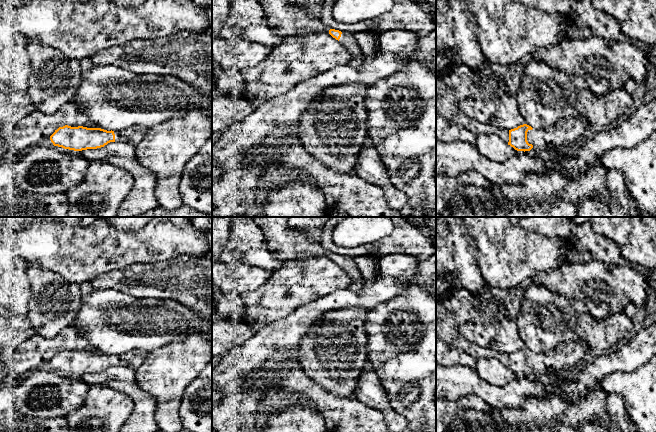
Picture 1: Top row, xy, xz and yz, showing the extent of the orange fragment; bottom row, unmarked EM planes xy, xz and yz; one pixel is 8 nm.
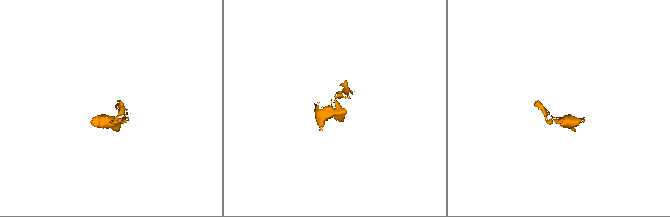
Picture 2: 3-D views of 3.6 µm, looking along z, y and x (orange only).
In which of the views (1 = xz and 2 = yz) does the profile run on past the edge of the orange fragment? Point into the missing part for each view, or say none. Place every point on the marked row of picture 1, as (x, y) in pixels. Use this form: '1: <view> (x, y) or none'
1: xz (348, 40)
2: yz (559, 139)

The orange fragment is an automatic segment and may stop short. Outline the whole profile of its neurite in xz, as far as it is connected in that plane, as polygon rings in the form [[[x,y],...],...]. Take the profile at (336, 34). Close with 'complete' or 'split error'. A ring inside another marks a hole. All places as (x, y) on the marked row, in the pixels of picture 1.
[[[330,29],[329,34],[333,38],[338,40],[344,47],[346,47],[354,55],[352,61],[349,62],[348,64],[351,66],[354,66],[356,68],[359,68],[359,66],[365,56],[361,52],[361,50],[357,44],[357,41],[354,37],[354,34],[341,32],[341,31],[335,30],[335,29]]]; split error

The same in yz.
[[[437,76],[436,114],[440,114],[447,120],[467,128],[477,136],[480,134],[496,134],[517,151],[524,151],[531,156],[536,156],[543,159],[553,159],[555,163],[558,163],[558,157],[569,156],[572,151],[585,139],[584,133],[588,130],[592,130],[589,122],[581,114],[578,116],[573,115],[571,117],[562,118],[544,129],[534,129],[527,124],[523,124],[517,128],[507,130],[488,124],[482,124],[479,121],[468,117],[460,109],[459,101],[455,97],[453,91],[448,86],[446,86]]]; split error

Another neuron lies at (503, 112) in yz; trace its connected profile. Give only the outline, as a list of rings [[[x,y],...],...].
[[[514,94],[490,99],[467,98],[459,102],[459,107],[468,117],[497,128],[511,130],[525,124]]]

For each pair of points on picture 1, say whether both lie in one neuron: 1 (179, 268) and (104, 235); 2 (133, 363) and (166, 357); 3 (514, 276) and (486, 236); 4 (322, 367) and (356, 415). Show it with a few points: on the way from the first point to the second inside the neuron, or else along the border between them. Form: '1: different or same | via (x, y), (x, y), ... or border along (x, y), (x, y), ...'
1: different | border along (184, 254), (160, 261), (138, 264)
2: different | border along (148, 352), (145, 359), (134, 370)
3: same | via (507, 266), (506, 256), (496, 246)
4: different | border along (322, 387), (337, 396), (353, 397)

